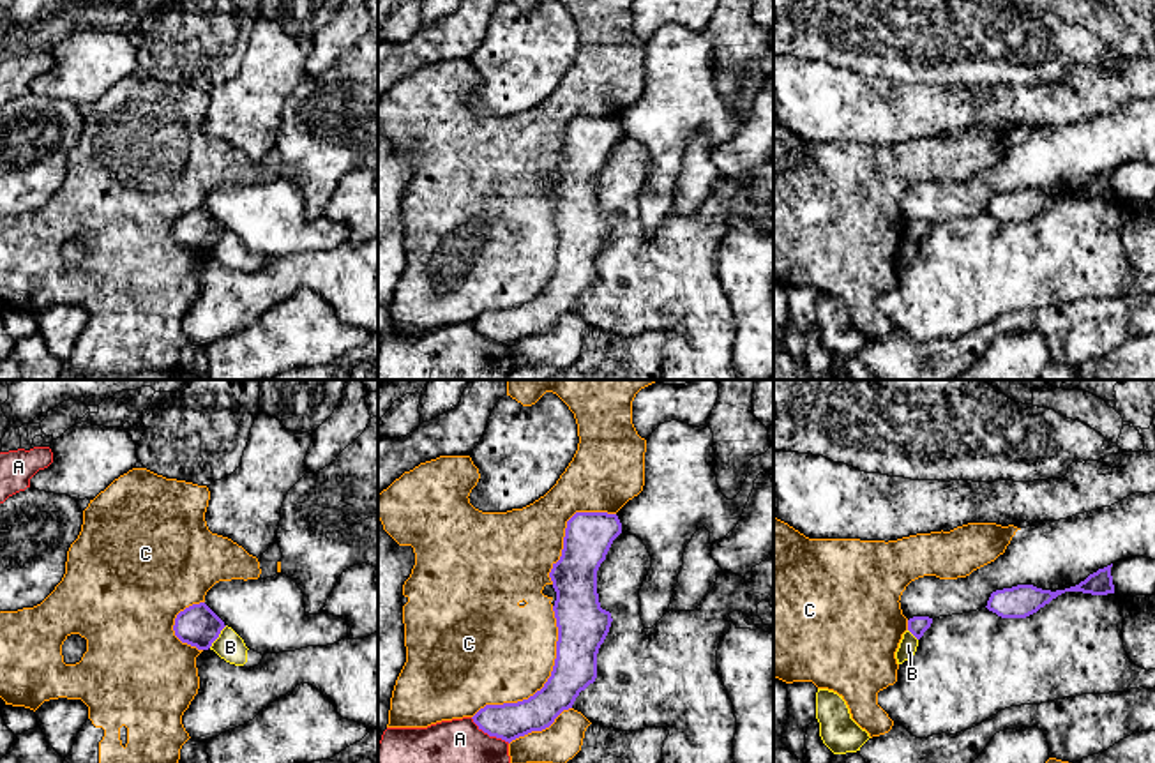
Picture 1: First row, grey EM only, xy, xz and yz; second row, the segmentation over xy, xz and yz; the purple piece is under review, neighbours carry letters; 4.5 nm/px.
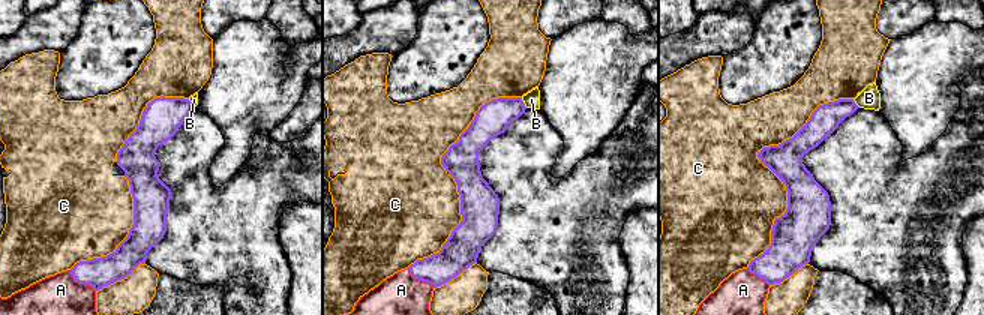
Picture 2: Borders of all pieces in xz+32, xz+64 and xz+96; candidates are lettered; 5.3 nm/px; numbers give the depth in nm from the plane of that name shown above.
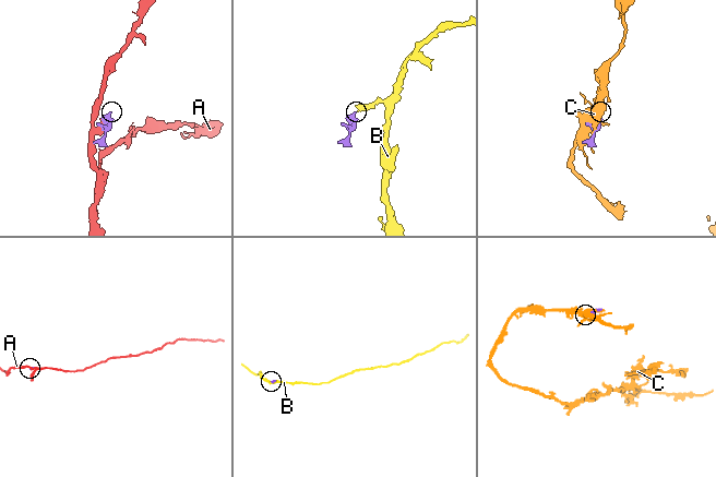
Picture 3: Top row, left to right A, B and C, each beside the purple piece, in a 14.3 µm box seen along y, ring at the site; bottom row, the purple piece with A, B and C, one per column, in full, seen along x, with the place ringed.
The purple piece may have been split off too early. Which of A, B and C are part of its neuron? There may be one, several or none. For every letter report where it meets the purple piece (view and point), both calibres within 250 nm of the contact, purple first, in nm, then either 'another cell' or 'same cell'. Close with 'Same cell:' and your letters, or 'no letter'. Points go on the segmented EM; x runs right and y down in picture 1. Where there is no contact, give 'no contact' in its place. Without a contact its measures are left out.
A: meets purple in xz at (490, 735); 170 nm thick on the purple side, 200 nm on the other; another cell
B: meets purple in xy at (218, 636); 190 nm thick on the purple side, 130 nm on the other; another cell
C: meets purple in xz at (546, 682); 190 nm thick on the purple side, 460 nm on the other; another cell
Same cell: no letter

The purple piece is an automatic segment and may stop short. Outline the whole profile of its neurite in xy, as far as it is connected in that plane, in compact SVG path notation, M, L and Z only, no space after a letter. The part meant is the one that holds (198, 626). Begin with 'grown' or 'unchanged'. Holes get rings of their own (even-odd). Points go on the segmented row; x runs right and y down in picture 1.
unchanged; M192 604L175 618L175 636L198 650L208 650L224 629L224 622L205 604Z

